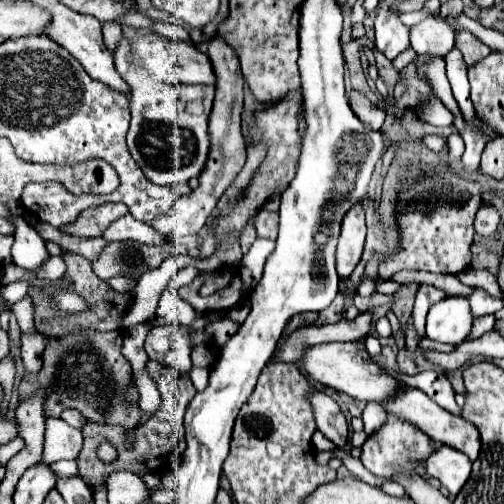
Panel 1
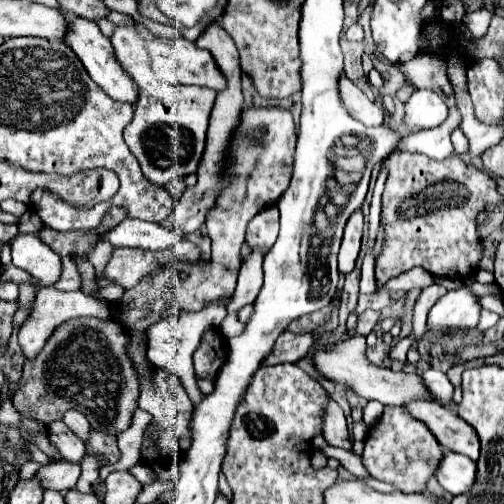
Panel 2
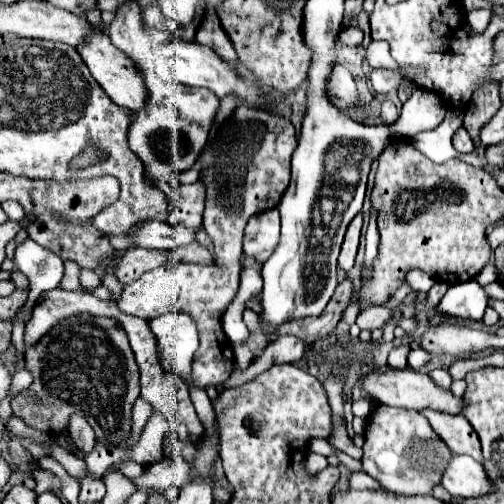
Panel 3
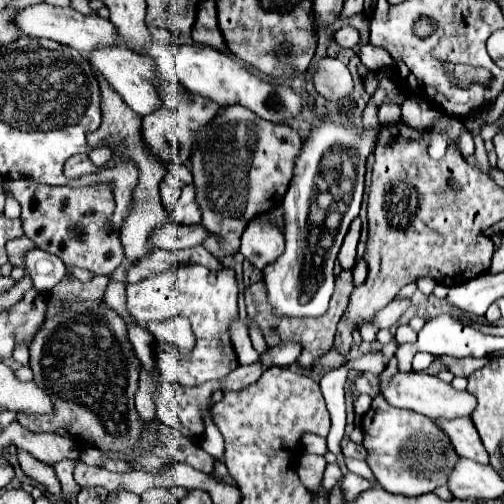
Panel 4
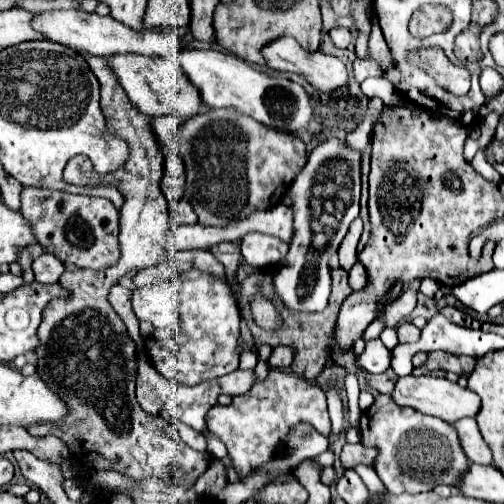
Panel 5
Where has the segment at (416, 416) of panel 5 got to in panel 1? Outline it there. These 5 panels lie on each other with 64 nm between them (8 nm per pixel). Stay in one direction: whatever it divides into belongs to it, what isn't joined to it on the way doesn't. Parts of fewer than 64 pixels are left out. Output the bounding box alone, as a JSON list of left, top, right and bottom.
[360,416,434,478]

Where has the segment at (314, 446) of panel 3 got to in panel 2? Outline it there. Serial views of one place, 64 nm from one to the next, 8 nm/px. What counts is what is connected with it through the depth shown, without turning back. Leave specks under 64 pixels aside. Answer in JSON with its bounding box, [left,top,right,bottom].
[324,446,370,478]

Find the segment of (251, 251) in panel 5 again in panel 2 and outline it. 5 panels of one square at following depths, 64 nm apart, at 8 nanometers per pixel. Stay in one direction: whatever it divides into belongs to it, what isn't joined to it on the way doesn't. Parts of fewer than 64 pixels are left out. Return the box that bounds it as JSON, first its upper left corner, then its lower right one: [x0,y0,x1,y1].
[246,206,278,250]

